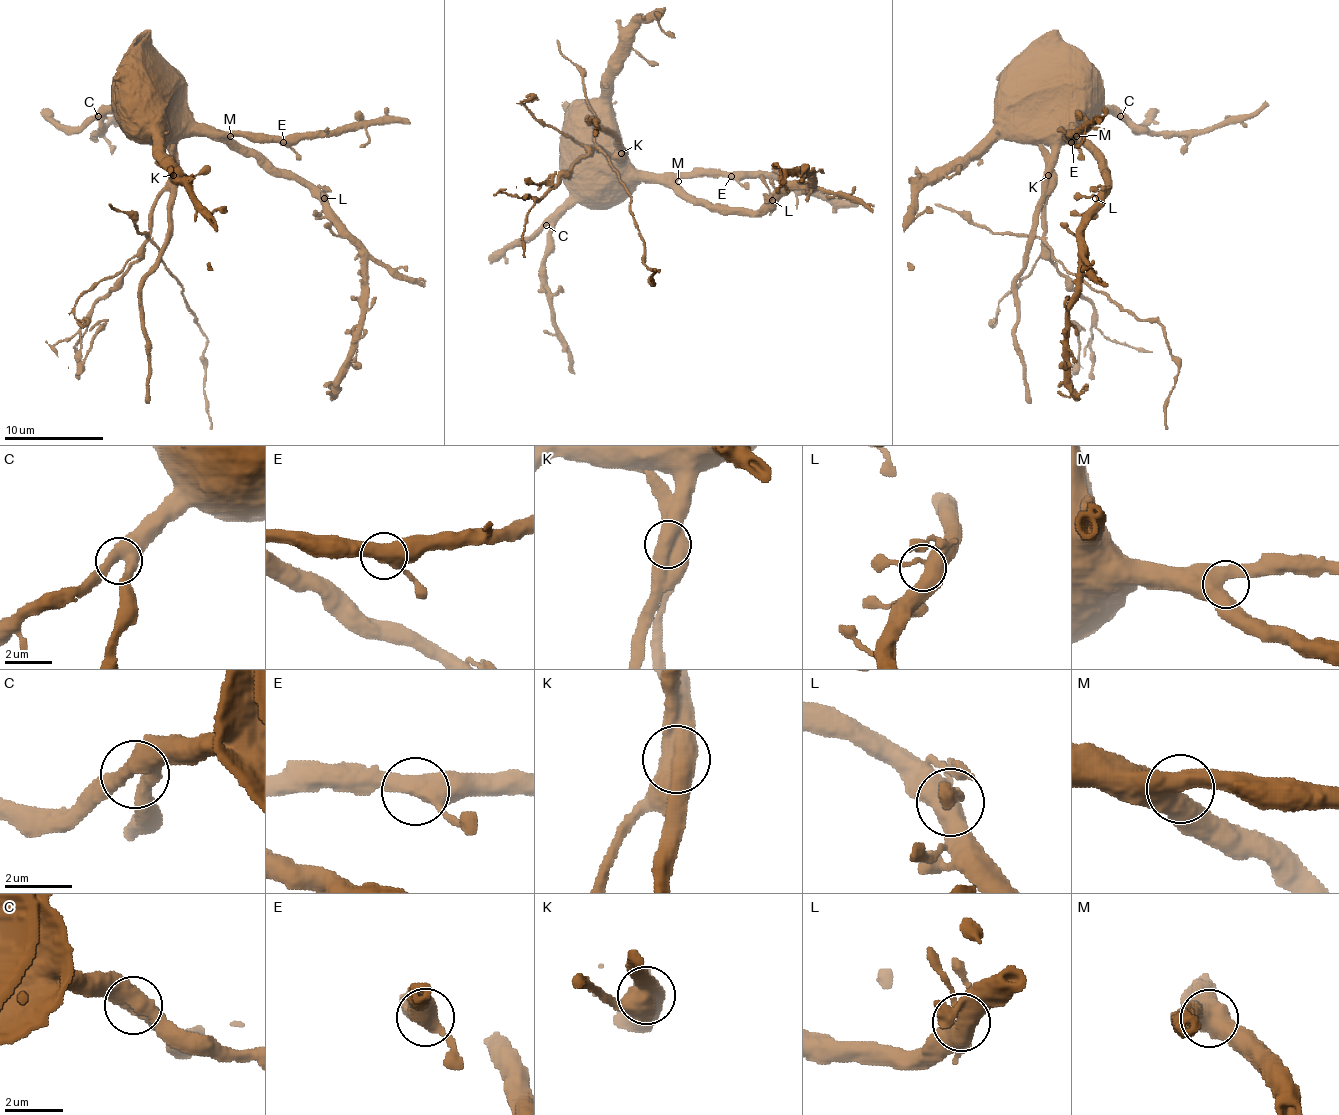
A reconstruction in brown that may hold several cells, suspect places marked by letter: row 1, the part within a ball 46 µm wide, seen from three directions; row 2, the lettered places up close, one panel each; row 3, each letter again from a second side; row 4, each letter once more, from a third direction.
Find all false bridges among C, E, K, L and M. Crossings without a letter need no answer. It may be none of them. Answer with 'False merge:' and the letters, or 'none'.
False merge: K

